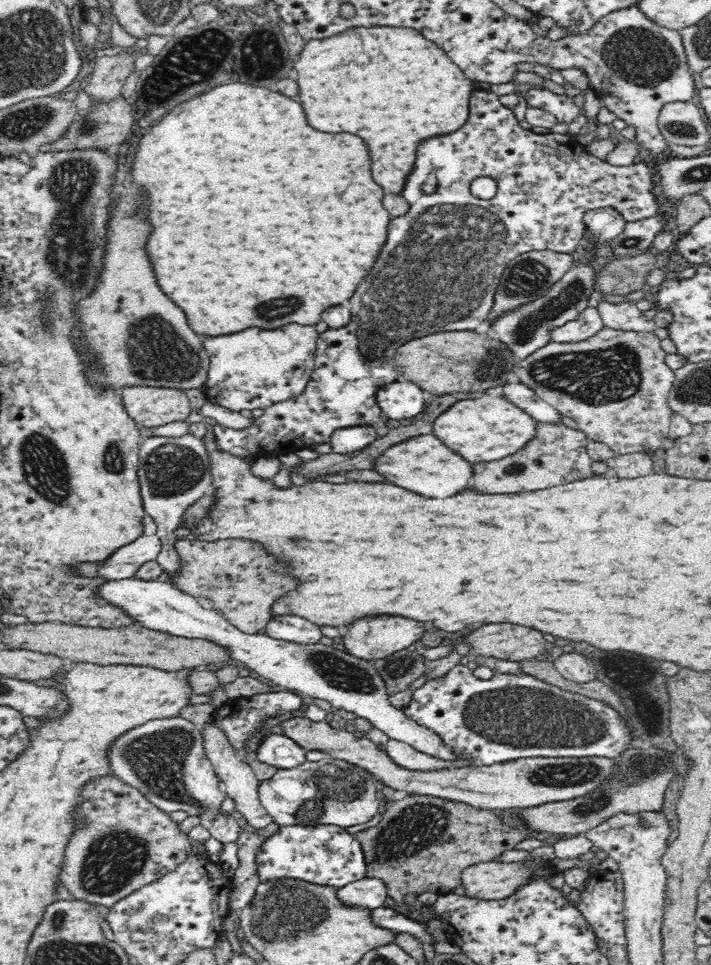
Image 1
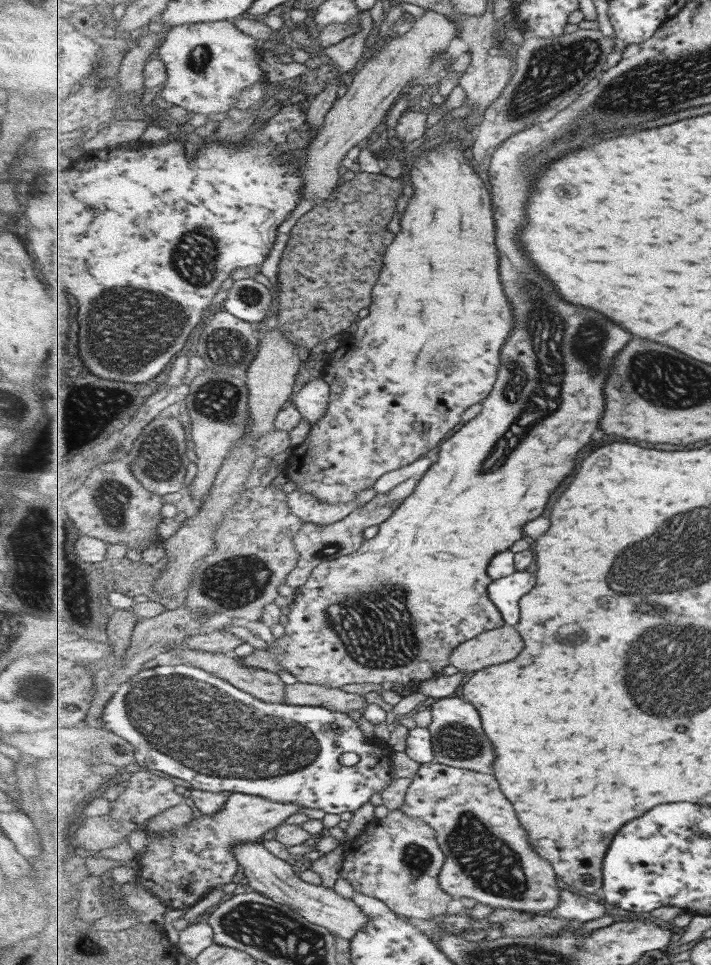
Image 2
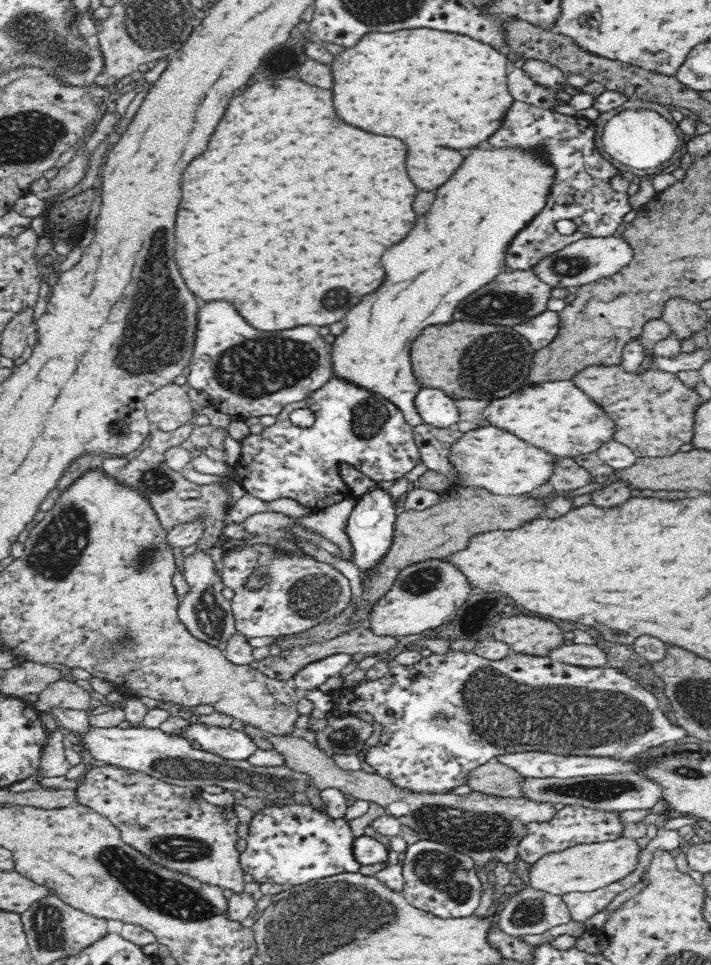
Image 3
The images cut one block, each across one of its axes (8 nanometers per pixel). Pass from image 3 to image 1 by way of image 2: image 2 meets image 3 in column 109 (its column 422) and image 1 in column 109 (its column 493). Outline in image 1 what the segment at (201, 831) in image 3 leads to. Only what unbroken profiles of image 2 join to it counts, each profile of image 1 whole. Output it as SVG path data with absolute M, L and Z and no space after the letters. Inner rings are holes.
M114 774L94 777L82 788L82 802L74 816L84 826L72 834L66 846L60 880L73 898L94 906L114 906L114 902L176 872L176 867L193 854L182 823Z

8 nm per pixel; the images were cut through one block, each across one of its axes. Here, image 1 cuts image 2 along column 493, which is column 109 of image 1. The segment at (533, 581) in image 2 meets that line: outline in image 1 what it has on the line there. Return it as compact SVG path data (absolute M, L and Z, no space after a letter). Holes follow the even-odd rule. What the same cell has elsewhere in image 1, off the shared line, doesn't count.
M135 577L129 579L111 580L102 588L103 596L112 604L119 604L126 608L138 625L160 632L169 632L174 636L184 638L206 638L216 644L222 644L231 649L231 657L239 660L256 674L272 680L278 686L284 686L290 691L307 694L320 700L330 702L339 710L354 712L360 718L368 719L371 724L385 732L390 739L395 739L412 746L417 752L432 756L434 760L450 762L450 764L467 763L472 757L464 757L460 750L452 749L444 743L444 738L433 730L420 726L408 718L404 711L396 709L388 701L386 683L378 674L376 667L369 660L358 658L344 650L336 650L334 646L326 646L316 642L314 644L300 644L288 640L278 640L266 633L246 633L233 624L228 624L216 610L206 610L198 604L194 596L188 596L170 582L142 580Z

